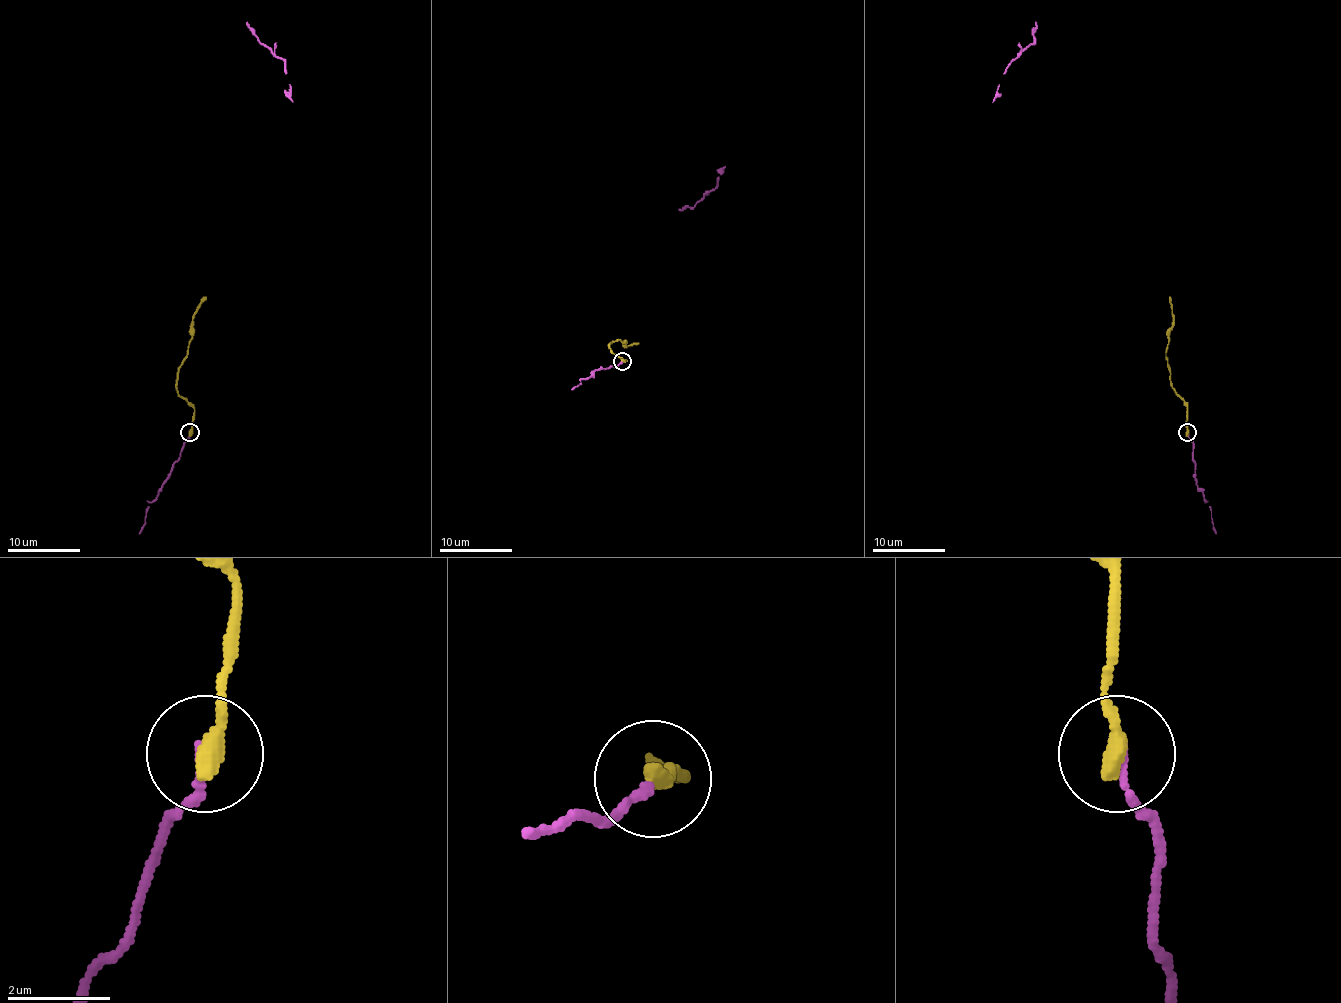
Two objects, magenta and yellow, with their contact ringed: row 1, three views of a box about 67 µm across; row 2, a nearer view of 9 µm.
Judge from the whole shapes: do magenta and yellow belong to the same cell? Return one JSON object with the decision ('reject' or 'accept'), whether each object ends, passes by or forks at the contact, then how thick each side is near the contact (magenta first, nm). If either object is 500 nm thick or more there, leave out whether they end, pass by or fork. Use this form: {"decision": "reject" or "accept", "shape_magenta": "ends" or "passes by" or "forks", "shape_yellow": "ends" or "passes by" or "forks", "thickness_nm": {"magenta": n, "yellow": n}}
{"decision": "accept", "shape_magenta": "ends", "shape_yellow": "ends", "thickness_nm": {"magenta": 140, "yellow": 380}}

